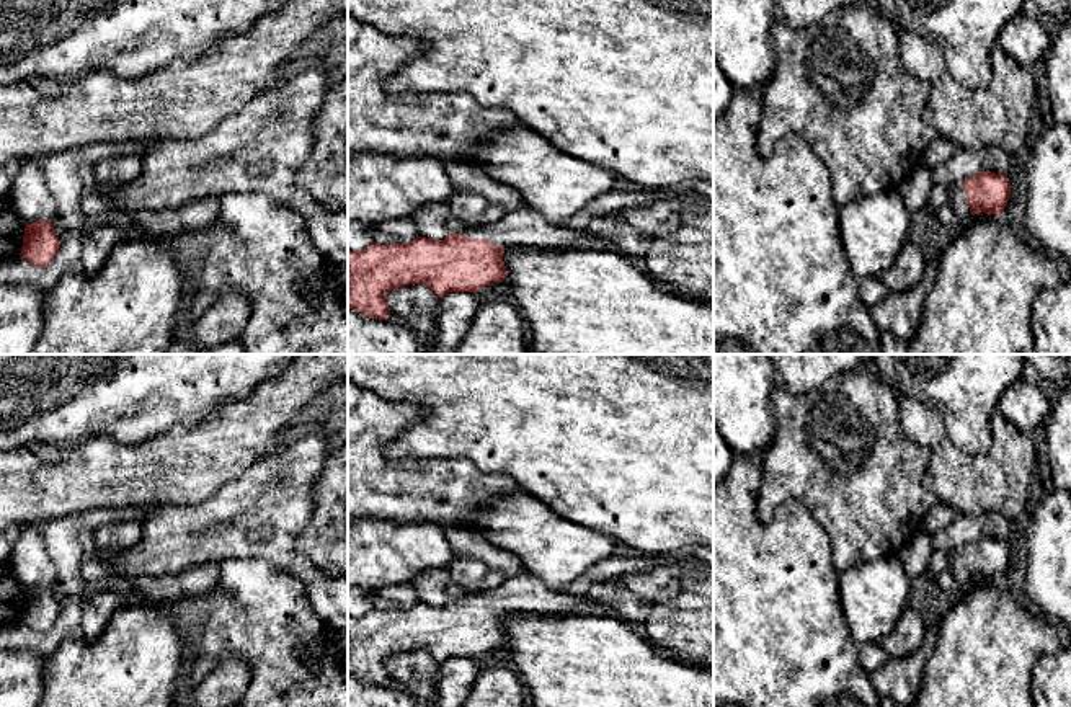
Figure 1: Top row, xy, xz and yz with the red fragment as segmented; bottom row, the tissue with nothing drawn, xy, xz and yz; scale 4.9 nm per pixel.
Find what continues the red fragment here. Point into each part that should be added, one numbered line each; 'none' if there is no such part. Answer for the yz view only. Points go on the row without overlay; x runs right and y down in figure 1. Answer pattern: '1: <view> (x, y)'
1: yz (957, 565)

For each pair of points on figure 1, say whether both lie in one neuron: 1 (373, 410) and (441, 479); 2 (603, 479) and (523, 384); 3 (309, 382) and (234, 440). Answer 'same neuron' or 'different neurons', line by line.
1: same neuron
2: same neuron
3: same neuron

